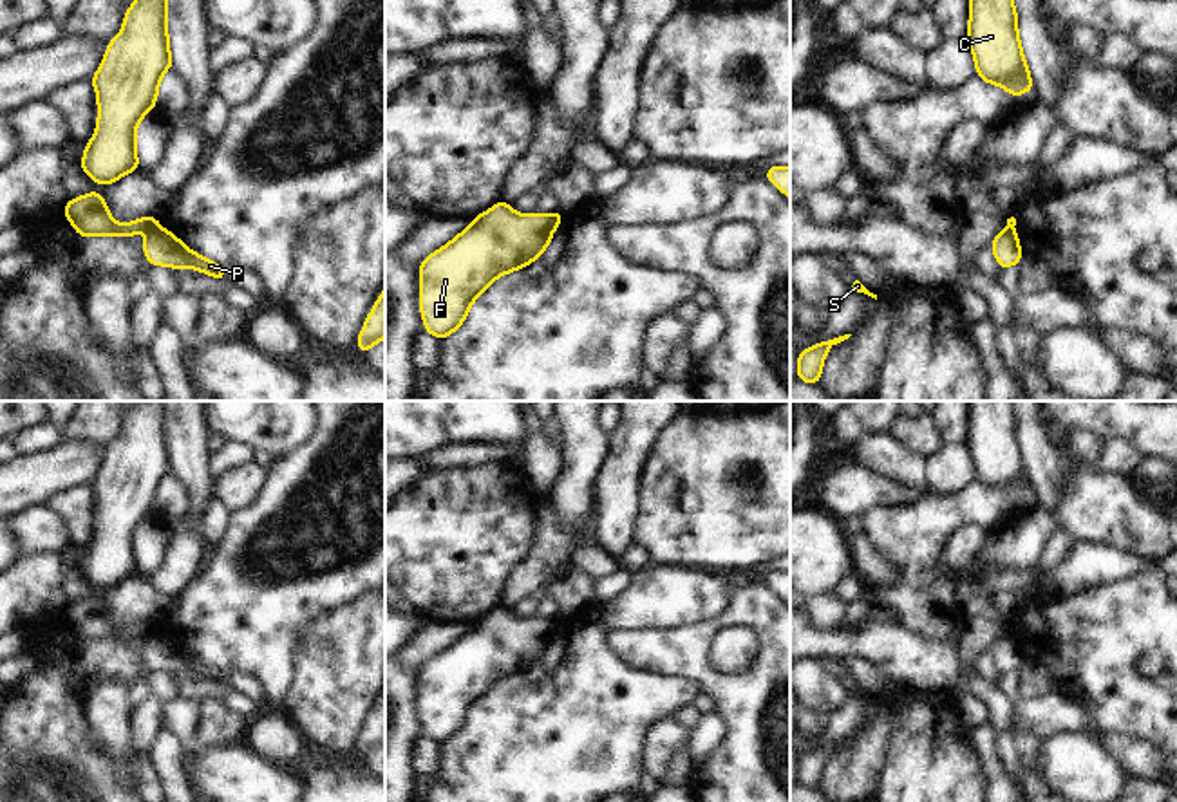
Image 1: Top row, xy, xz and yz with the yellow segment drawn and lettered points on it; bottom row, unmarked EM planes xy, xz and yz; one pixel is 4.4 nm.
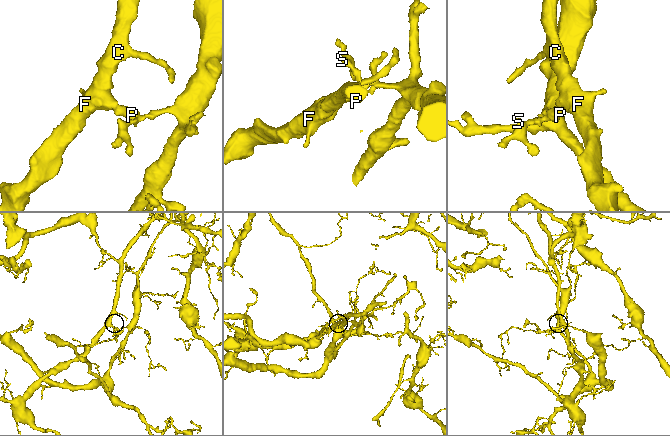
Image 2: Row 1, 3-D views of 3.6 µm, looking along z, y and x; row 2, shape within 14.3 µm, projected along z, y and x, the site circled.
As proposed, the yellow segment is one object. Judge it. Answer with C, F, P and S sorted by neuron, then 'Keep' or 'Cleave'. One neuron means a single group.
Groups: C F / P S. Cleave

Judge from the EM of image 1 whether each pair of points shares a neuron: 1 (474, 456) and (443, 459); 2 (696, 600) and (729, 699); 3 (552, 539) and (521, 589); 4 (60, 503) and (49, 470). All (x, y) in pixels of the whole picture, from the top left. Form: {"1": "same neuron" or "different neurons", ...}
{"1": "same neuron", "2": "different neurons", "3": "same neuron", "4": "different neurons"}

